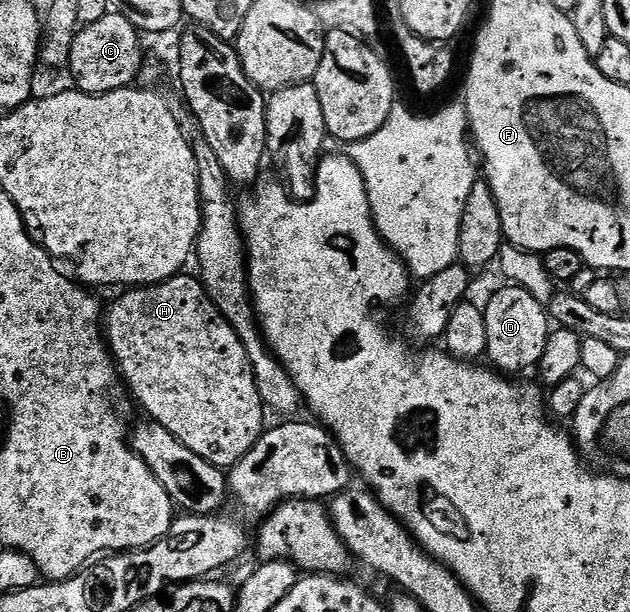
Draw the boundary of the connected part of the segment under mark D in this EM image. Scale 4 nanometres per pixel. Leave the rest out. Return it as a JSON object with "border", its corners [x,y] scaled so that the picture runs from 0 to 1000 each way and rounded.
{"border":[[[800,464],[800,469],[767,502],[771,516],[773,590],[789,606],[806,614],[825,614],[830,605],[856,600],[867,574],[873,544],[873,513],[867,500],[830,467]]]}

